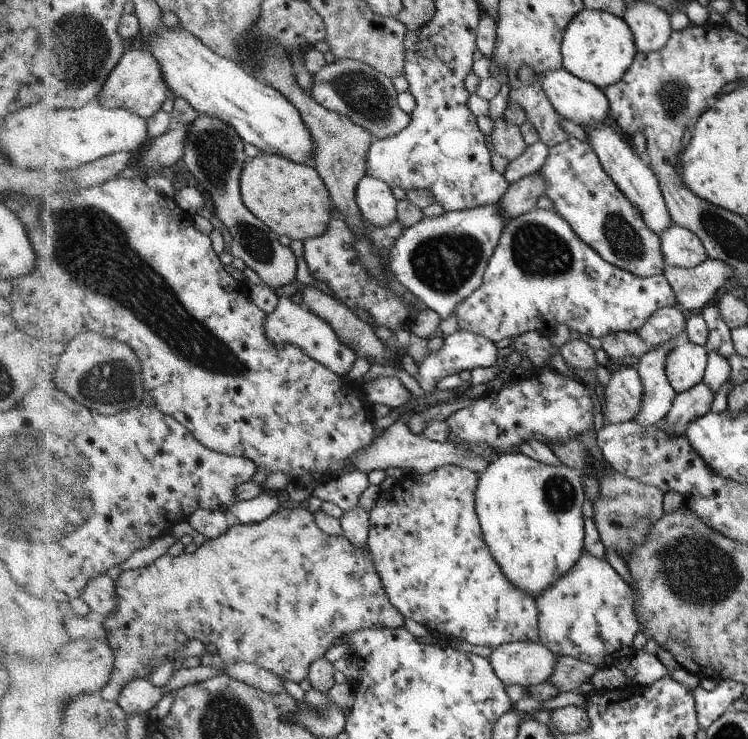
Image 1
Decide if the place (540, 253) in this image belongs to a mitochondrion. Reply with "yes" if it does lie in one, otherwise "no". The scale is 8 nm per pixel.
yes

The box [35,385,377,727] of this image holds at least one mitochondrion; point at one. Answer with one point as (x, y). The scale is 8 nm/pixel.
(84, 499)

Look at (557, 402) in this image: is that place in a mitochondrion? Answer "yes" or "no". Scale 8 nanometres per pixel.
no

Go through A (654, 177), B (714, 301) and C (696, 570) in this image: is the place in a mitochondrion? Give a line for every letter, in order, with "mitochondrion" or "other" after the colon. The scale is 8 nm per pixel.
A: other
B: other
C: mitochondrion

